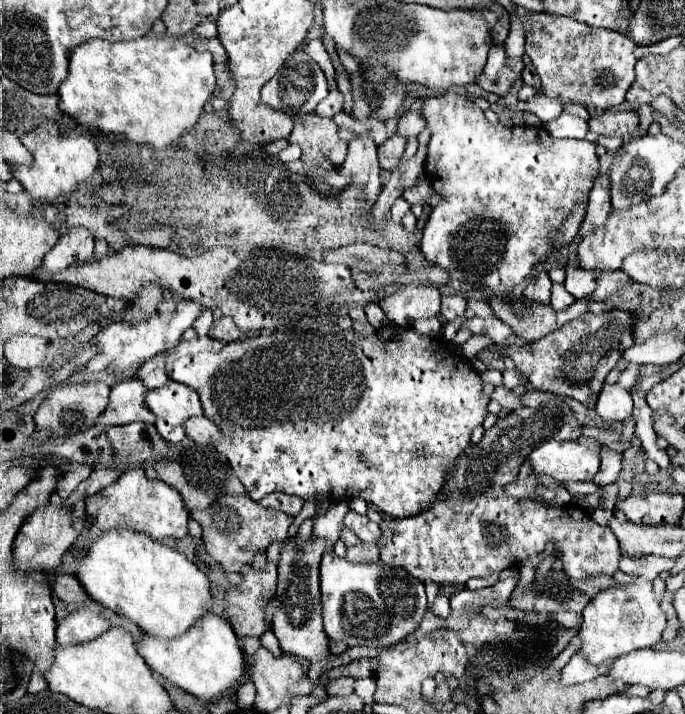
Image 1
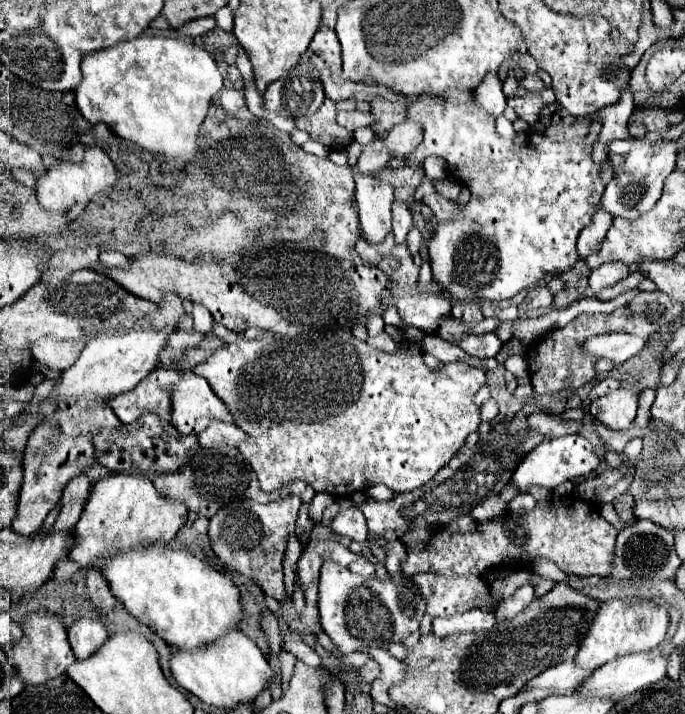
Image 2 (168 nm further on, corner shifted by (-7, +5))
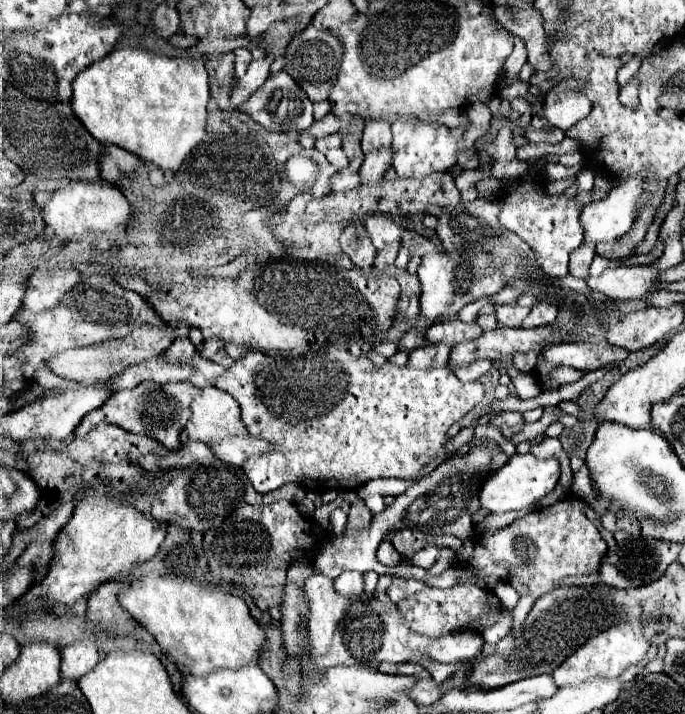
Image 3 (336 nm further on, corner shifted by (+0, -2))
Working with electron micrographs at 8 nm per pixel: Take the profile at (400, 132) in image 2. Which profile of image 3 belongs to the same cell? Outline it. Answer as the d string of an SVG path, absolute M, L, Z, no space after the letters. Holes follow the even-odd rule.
M391 147L387 149L375 149L375 151L369 151L365 155L365 161L359 169L361 173L361 179L363 181L369 181L369 183L375 183L381 179L381 175L387 171L387 167L391 165L393 161L393 151Z

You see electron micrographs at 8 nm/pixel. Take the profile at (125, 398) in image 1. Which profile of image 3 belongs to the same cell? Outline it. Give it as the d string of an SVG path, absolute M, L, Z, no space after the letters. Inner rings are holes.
M143 381L133 389L115 391L113 397L109 399L109 405L103 405L101 409L95 409L93 413L89 413L89 417L85 417L85 421L81 421L79 429L89 431L99 421L105 421L105 423L113 423L121 429L127 429L131 433L137 433L137 435L149 435L149 437L165 443L167 447L177 447L179 433L189 419L189 403L193 401L193 397L197 393L199 393L199 389L193 387L191 383L159 385L159 383Z

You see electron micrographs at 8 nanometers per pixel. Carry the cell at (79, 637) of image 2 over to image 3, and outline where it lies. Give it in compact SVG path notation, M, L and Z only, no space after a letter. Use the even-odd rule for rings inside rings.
M79 639L61 649L61 679L77 681L81 675L89 673L99 661L99 653L93 641Z

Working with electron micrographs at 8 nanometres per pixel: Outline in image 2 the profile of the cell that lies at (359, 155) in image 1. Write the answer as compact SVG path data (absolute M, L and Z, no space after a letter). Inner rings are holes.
M358 142L348 144L348 164L354 168L356 180L356 202L360 214L360 230L368 242L382 242L392 230L392 202L394 190L388 182L376 180L372 174L356 170L356 160L362 152Z

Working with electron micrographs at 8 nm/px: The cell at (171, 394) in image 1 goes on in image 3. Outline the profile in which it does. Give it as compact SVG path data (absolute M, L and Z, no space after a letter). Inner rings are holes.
M201 389L201 393L191 403L191 417L181 437L209 443L229 435L249 435L247 429L241 425L237 401L221 389Z

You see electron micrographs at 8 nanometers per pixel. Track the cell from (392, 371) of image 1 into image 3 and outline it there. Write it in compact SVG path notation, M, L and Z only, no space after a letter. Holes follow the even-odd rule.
M341 345L299 357L273 357L253 349L235 361L233 367L225 369L225 373L213 381L213 387L233 395L241 407L241 421L249 435L273 445L271 451L251 455L243 463L243 471L259 493L271 493L285 483L299 483L309 491L323 491L359 489L379 477L419 479L431 461L449 457L449 427L461 421L483 399L483 385L479 381L461 383L449 367L417 369L387 361L377 369L367 357L353 357L349 349Z

